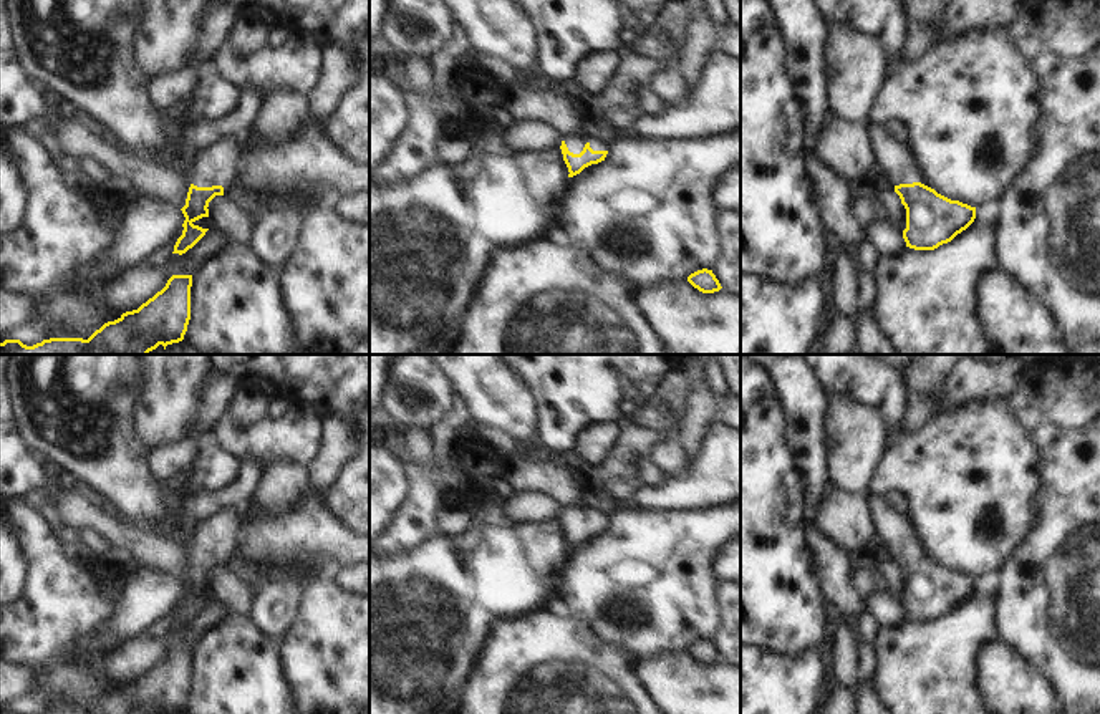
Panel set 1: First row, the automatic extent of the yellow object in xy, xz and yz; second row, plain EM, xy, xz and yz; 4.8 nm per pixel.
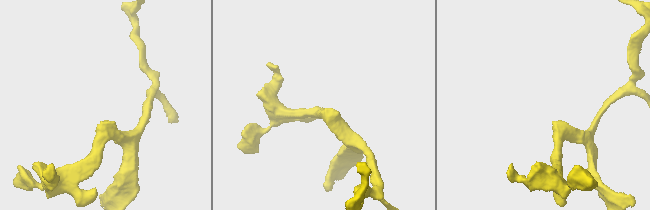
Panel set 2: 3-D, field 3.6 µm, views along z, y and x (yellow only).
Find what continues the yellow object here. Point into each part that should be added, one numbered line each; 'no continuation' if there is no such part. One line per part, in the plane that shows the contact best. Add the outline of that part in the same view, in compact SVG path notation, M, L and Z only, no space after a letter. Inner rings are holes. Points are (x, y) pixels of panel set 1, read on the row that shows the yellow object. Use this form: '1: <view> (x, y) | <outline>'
1: xz (575, 144) | M578 134L573 137L563 137L563 141L565 141L568 151L573 154L580 154L586 142L590 144L590 147L593 151L608 151L608 146L605 146L603 142L600 142L596 139L588 137L586 134Z

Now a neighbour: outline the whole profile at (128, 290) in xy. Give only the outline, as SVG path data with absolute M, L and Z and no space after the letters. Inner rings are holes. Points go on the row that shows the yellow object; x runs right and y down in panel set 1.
M210 227L205 235L186 253L172 253L161 267L141 263L116 273L104 287L103 308L113 315L138 310L161 292L172 275L194 275L202 262L210 258L225 244L220 232Z

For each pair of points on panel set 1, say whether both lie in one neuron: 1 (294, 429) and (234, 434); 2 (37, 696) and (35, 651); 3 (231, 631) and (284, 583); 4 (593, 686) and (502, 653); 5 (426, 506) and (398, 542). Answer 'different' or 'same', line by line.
1: same
2: different
3: different
4: same
5: same

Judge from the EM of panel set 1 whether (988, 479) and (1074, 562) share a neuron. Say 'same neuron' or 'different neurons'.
different neurons

